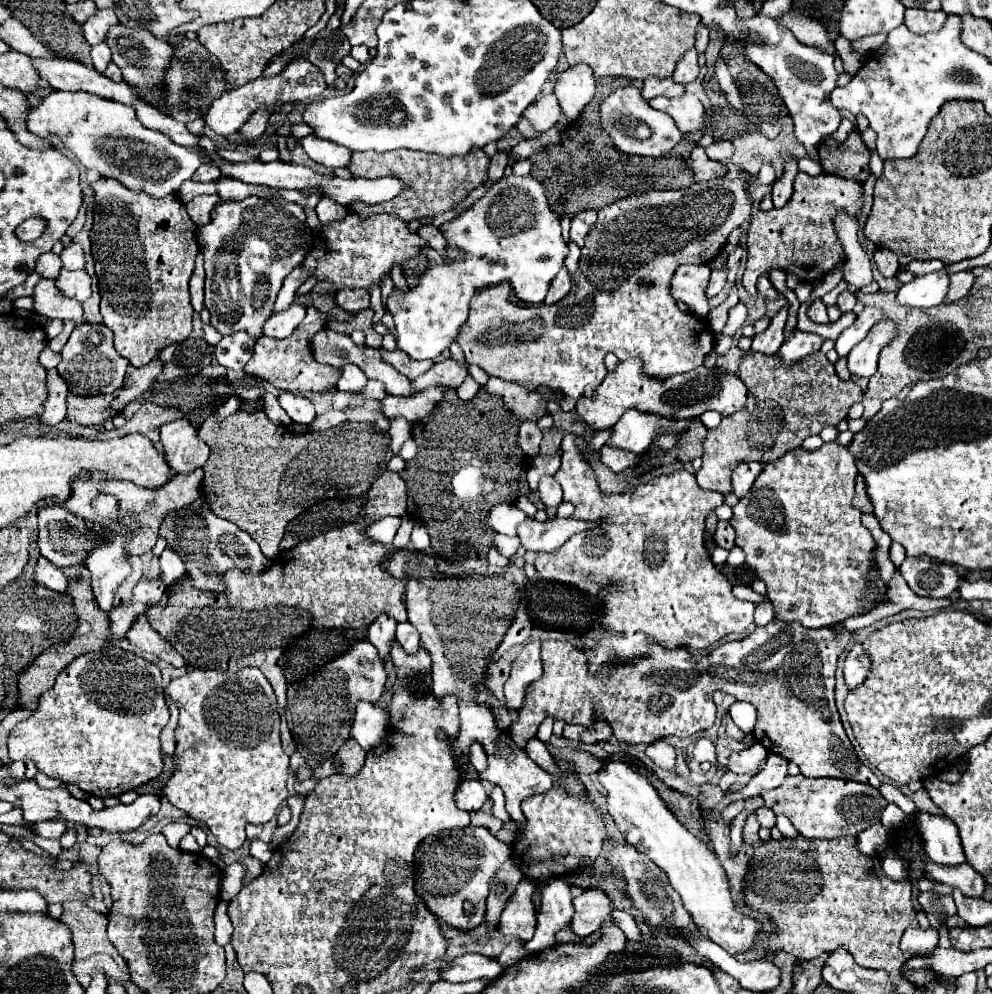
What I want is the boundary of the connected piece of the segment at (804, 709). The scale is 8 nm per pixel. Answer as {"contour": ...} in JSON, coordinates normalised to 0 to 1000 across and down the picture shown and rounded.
{"contour":[[[778,624],[770,632],[762,632],[754,642],[744,646],[734,646],[722,652],[722,658],[704,660],[696,658],[692,652],[669,652],[667,648],[655,648],[655,658],[633,664],[633,666],[613,666],[605,672],[603,678],[593,674],[591,656],[571,644],[548,644],[546,646],[546,668],[548,680],[540,684],[530,694],[528,710],[522,716],[522,724],[516,728],[514,738],[518,746],[528,753],[528,748],[540,740],[542,728],[550,720],[569,724],[571,728],[599,730],[601,724],[615,728],[619,740],[631,748],[657,748],[669,740],[698,740],[710,736],[720,728],[722,710],[718,706],[720,694],[736,694],[742,704],[756,706],[764,710],[764,724],[760,732],[760,742],[776,757],[800,767],[806,771],[806,777],[817,783],[853,783],[877,789],[887,793],[887,785],[881,777],[871,771],[847,726],[843,708],[841,708],[841,676],[843,664],[853,654],[857,646],[857,636],[851,632],[810,632],[806,626],[788,626]]]}

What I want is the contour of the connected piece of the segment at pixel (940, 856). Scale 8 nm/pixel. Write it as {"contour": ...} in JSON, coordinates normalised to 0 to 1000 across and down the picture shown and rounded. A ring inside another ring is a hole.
{"contour":[[[925,815],[921,819],[925,839],[931,847],[931,857],[946,869],[970,869],[974,865],[964,829],[946,819]]]}

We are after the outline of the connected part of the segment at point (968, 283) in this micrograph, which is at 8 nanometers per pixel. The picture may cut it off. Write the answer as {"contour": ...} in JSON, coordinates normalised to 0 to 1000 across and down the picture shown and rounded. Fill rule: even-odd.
{"contour":[[[978,272],[976,274],[958,276],[958,290],[956,290],[952,306],[960,306],[960,304],[968,302],[970,298],[974,298],[976,292],[980,290],[980,284],[982,284],[982,276]]]}

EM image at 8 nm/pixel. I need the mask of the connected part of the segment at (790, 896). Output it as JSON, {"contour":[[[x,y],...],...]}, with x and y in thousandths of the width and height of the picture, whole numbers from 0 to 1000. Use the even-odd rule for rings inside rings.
{"contour":[[[790,843],[774,845],[760,853],[760,863],[752,879],[752,909],[772,918],[784,930],[784,942],[776,944],[776,958],[796,958],[804,966],[817,966],[829,958],[841,958],[853,952],[861,966],[871,974],[891,974],[903,984],[913,962],[907,956],[907,942],[915,932],[923,932],[923,913],[919,909],[915,887],[901,887],[889,877],[887,861],[871,861],[861,853],[861,843],[815,845]]]}

